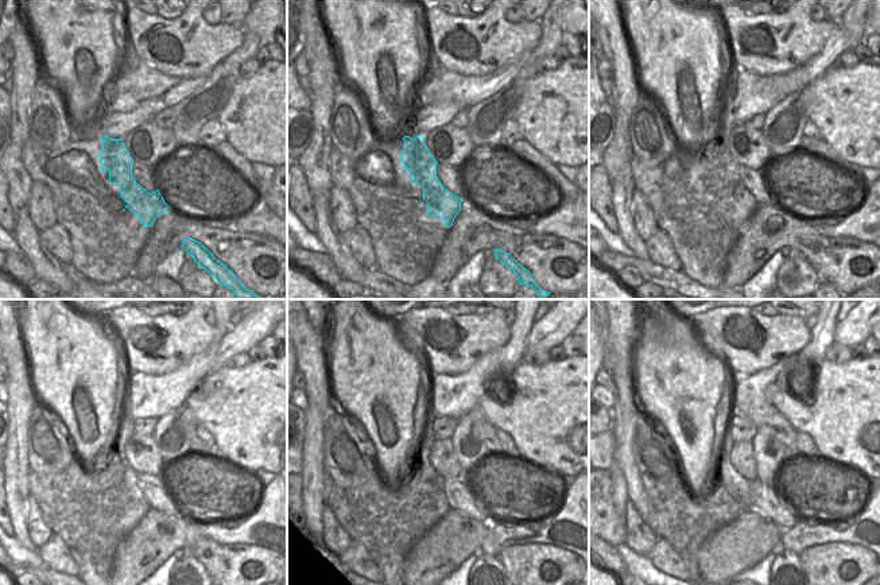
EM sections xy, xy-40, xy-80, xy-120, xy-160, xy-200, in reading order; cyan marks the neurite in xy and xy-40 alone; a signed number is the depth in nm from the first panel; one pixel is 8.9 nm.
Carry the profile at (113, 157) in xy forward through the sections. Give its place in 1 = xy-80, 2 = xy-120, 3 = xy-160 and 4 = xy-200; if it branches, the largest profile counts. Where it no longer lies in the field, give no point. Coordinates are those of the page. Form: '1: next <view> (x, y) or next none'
1: next xy-80 (725, 169)
2: next xy-120 (121, 475)
3: next xy-160 (434, 498)
4: next xy-200 (735, 506)

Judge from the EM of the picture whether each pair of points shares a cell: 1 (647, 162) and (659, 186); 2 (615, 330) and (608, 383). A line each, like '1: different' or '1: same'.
1: different
2: different

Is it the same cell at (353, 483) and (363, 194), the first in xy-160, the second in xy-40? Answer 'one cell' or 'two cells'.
one cell

